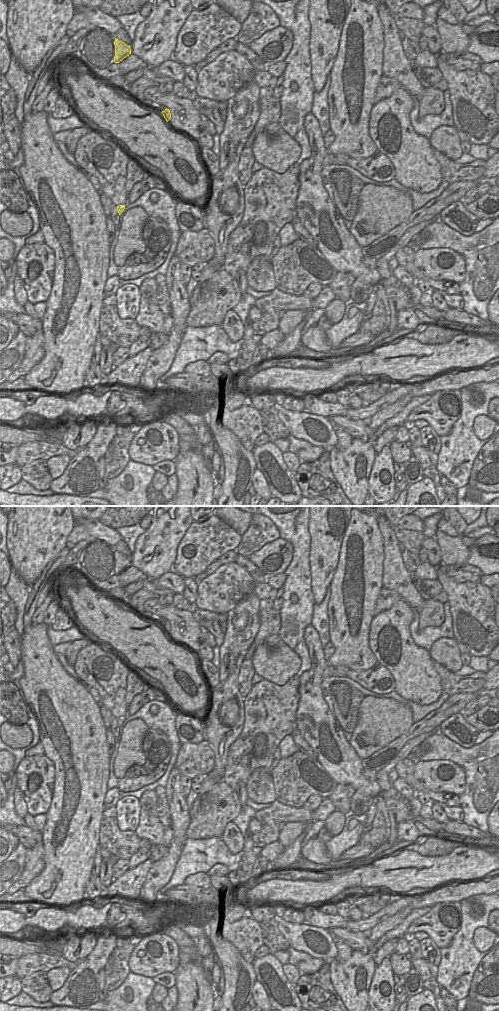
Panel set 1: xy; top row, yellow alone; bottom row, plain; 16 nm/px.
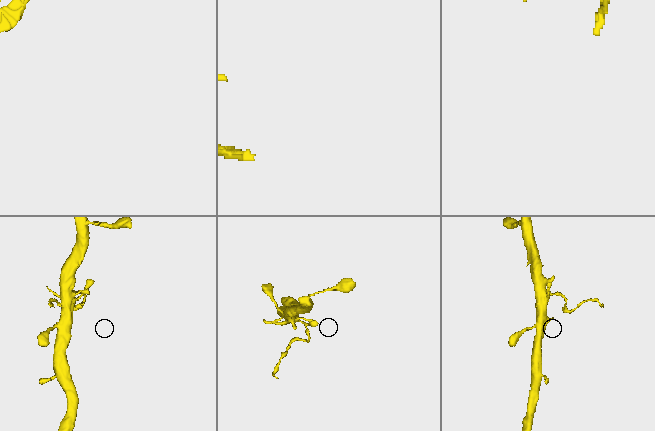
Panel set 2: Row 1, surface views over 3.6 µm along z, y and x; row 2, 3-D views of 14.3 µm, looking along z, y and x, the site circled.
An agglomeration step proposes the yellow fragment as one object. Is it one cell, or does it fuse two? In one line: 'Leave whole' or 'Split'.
Split

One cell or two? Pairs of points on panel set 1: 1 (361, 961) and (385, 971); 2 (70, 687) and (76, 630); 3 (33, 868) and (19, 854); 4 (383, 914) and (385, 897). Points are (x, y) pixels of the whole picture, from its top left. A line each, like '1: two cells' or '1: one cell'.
1: two cells
2: two cells
3: two cells
4: two cells

